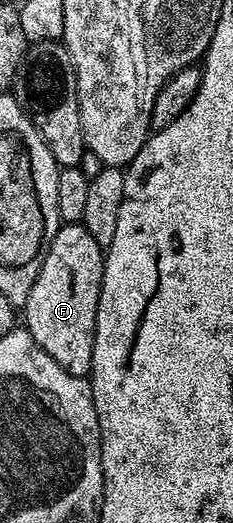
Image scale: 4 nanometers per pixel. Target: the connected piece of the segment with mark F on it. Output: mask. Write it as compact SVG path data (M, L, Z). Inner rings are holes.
M78 222L60 225L53 244L49 244L43 258L41 272L35 278L27 301L21 307L21 318L25 329L37 340L37 344L65 372L78 378L87 378L93 364L93 340L97 304L103 283L104 247L89 236L89 232Z

